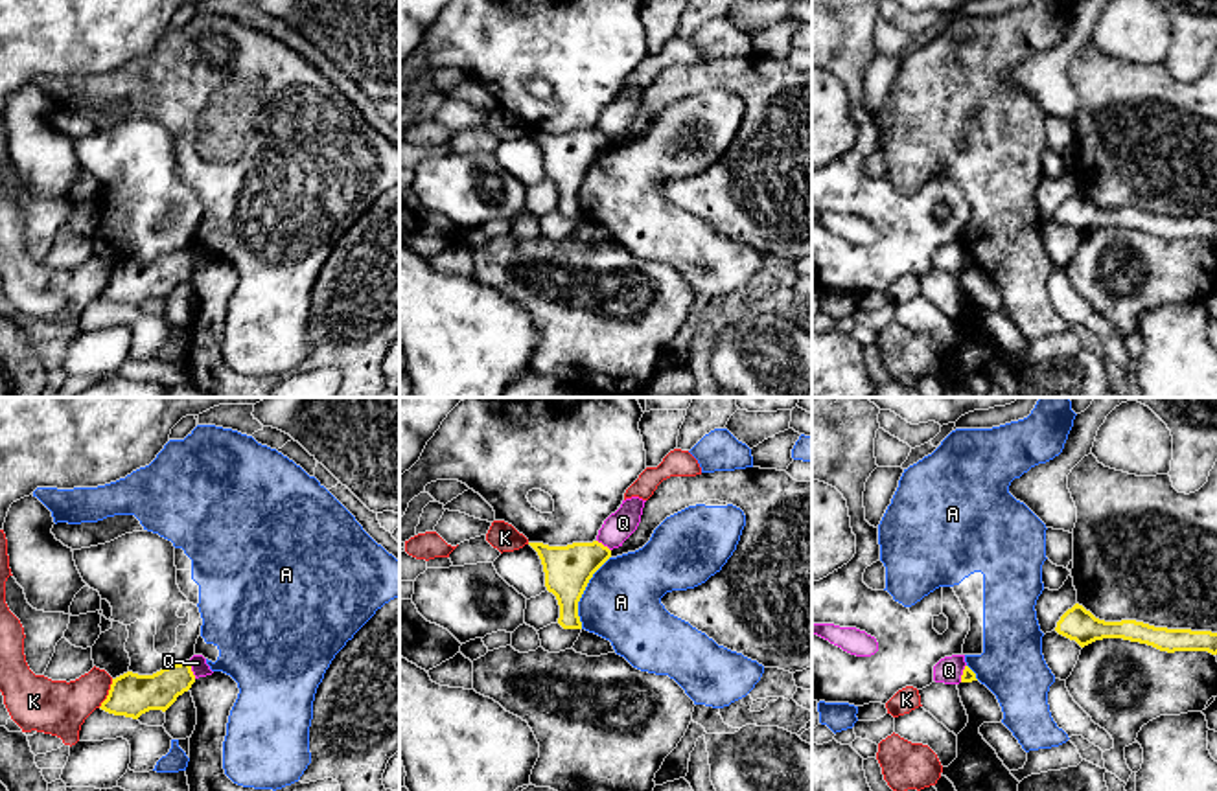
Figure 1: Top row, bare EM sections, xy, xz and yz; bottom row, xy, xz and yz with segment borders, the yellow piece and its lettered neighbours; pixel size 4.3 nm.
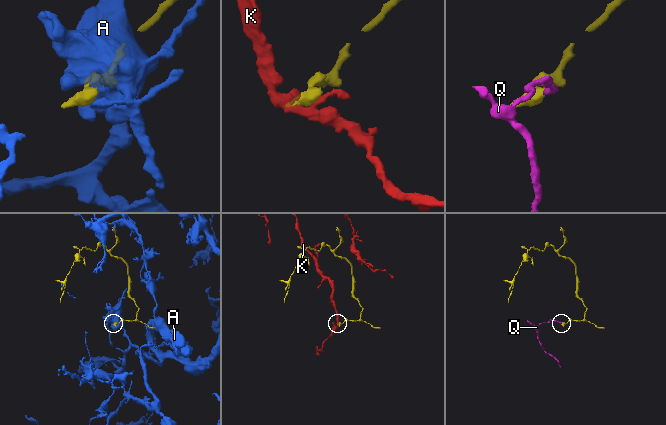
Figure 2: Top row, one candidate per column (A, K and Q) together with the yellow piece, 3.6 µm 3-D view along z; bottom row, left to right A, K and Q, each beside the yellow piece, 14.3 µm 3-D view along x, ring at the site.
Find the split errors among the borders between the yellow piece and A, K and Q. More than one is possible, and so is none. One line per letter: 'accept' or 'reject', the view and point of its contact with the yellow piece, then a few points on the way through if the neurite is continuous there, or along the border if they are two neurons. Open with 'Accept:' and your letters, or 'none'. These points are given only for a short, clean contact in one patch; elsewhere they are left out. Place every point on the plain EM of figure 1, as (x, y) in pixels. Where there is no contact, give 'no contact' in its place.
Accept: none
A: reject; meets yellow in xz at (582, 181)
K: reject; meets yellow in xy at (109, 282); border along xy (113, 267), (107, 286), (98, 295)
Q: reject; meets yellow in xy at (190, 258); border along xy (188, 249), (196, 265)

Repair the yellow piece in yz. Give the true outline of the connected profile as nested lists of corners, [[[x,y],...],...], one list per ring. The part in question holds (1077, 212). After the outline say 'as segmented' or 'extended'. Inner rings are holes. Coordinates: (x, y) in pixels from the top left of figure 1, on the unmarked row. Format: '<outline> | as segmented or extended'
[[[1079,191],[1061,204],[1055,219],[1075,228],[1081,235],[1103,226],[1123,226],[1147,232],[1167,241],[1208,239],[1217,243],[1217,221],[1154,215],[1136,208],[1105,210],[1095,206]]] | as segmented

